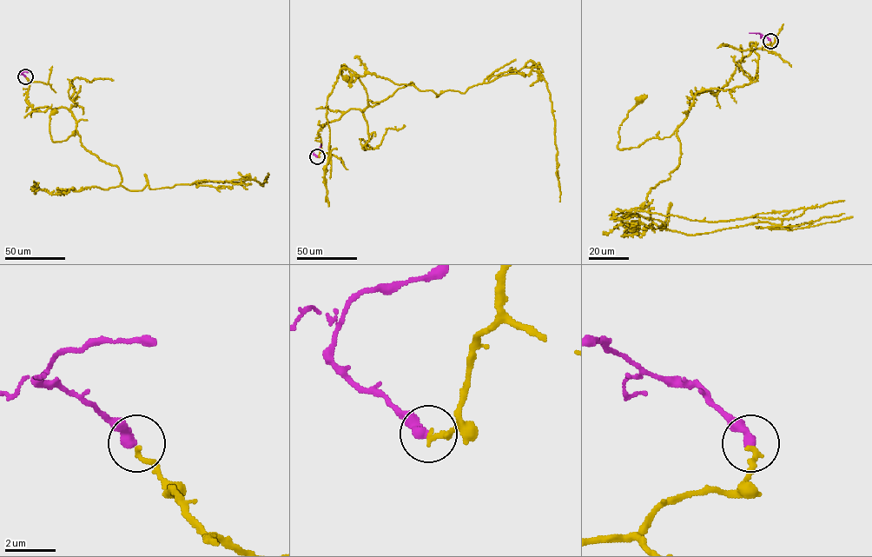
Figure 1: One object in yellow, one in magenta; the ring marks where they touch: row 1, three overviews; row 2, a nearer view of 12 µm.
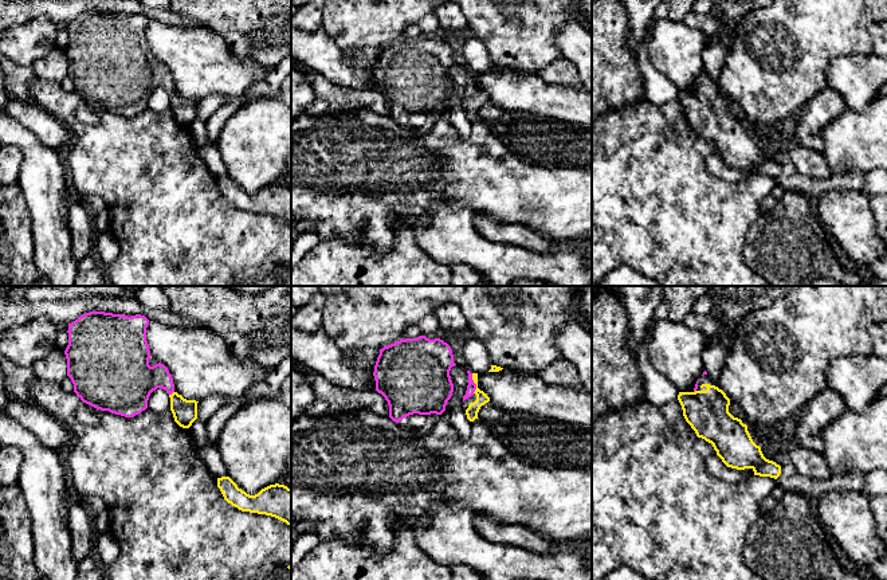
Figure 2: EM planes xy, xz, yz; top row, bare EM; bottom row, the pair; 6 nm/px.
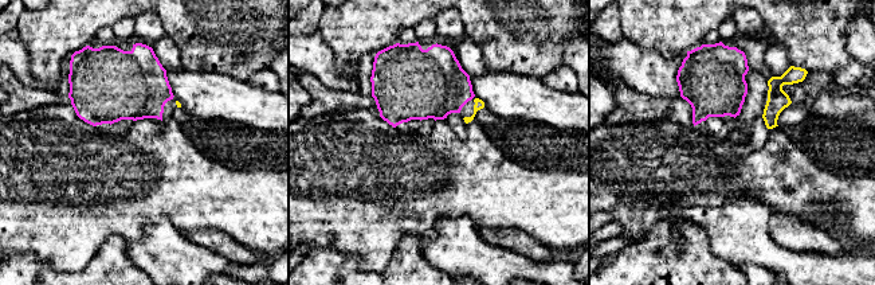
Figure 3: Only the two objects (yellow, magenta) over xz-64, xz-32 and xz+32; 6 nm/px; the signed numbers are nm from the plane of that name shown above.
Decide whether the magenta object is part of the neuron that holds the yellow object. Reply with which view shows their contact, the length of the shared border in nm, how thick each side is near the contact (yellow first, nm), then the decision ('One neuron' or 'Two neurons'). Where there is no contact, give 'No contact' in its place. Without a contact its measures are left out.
Touches yellow in xz. Shared border 120 nm. Thickness 70 nm (yellow) against 60 nm. One neuron

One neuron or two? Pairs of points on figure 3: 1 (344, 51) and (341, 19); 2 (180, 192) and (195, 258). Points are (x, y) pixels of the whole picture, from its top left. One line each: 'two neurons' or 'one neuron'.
1: one neuron
2: two neurons

